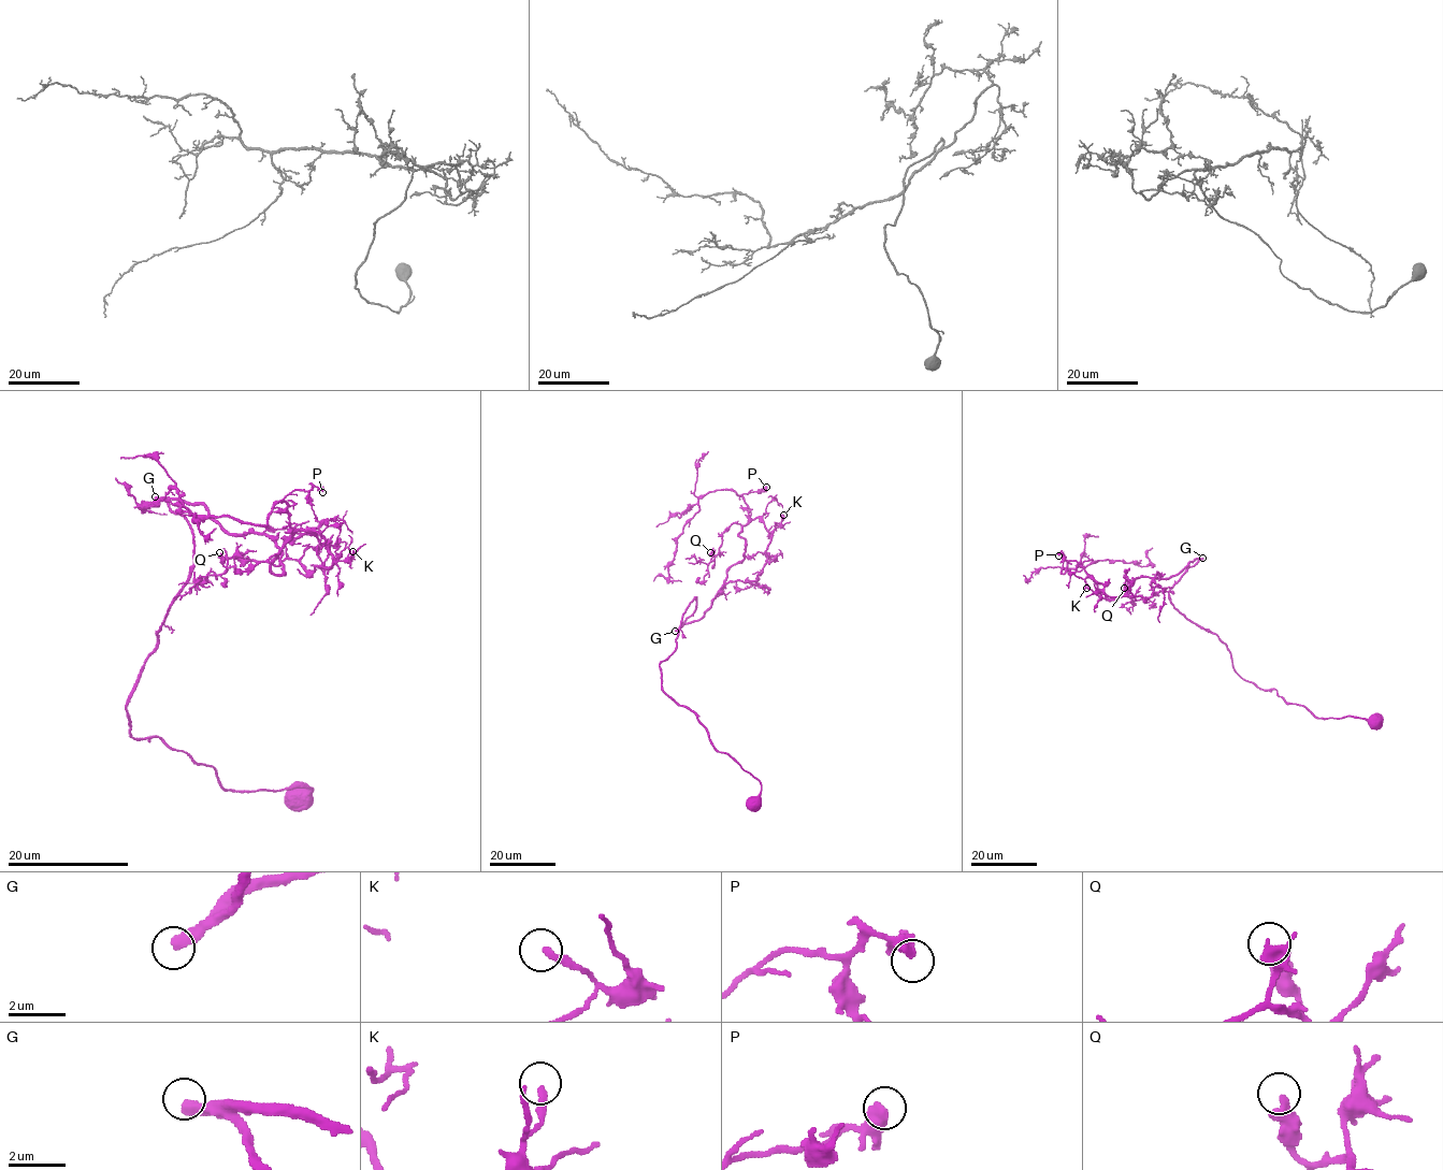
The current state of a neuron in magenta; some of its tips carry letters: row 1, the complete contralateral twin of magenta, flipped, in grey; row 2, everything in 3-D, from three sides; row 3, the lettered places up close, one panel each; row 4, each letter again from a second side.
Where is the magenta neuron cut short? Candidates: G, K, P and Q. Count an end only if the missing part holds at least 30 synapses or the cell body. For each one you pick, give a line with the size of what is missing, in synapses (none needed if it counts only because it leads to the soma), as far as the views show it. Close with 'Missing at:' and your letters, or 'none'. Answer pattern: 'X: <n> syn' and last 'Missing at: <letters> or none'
G: 200 syn
Missing at: G

